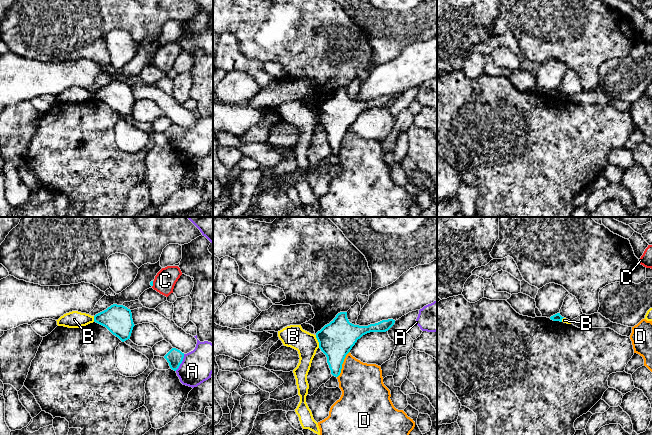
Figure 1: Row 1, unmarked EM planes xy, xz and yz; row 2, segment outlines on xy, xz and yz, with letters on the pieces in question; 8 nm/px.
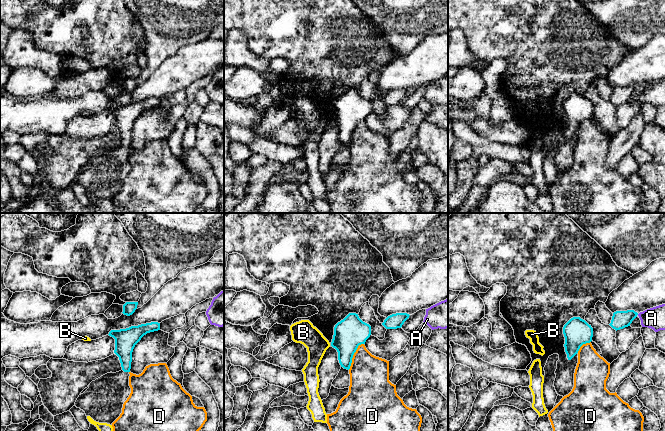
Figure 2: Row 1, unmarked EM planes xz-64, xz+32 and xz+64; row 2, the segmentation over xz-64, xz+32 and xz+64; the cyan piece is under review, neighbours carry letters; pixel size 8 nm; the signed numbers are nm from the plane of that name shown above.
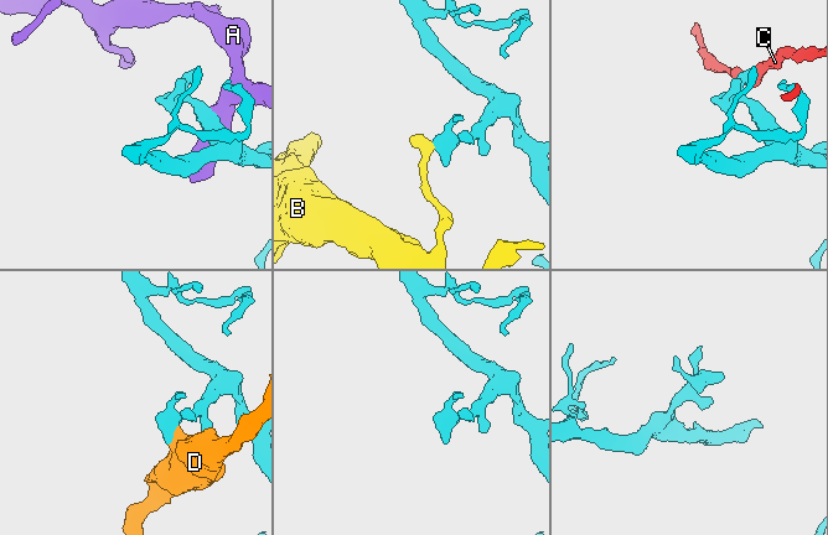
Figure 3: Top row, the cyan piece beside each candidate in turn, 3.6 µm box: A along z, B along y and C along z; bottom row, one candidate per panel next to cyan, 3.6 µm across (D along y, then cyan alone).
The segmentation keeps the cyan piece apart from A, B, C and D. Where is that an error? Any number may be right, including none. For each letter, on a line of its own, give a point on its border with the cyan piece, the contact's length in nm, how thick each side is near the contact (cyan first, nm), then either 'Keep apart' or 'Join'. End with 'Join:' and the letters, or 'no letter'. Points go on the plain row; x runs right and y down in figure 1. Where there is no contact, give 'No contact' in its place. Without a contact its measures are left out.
A: Touches cyan at xy (181, 138). Shared border 150 nm. Thickness 140 nm (cyan) against 260 nm. Keep apart
B: Touches cyan at xz (318, 117). Shared border 110 nm. Thickness 280 nm (cyan) against 180 nm. Keep apart
C: Touches cyan at xy (152, 60). Shared border 50 nm. Thickness 30 nm (cyan) against 170 nm. Keep apart
D: Touches cyan at xz (342, 139). Shared border 240 nm. Thickness 280 nm (cyan) against 340 nm. Keep apart
Join: no letter

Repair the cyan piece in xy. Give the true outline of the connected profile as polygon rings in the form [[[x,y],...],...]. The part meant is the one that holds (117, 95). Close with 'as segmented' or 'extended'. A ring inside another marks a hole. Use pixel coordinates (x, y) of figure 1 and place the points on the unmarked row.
[[[113,80],[94,92],[94,98],[106,103],[122,118],[130,115],[133,103],[131,86],[123,81]]] | as segmented

